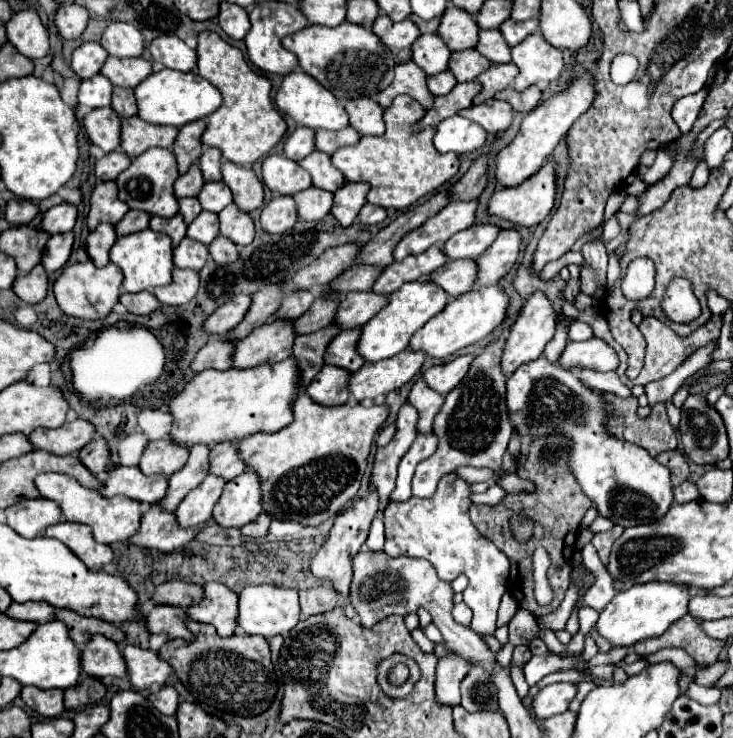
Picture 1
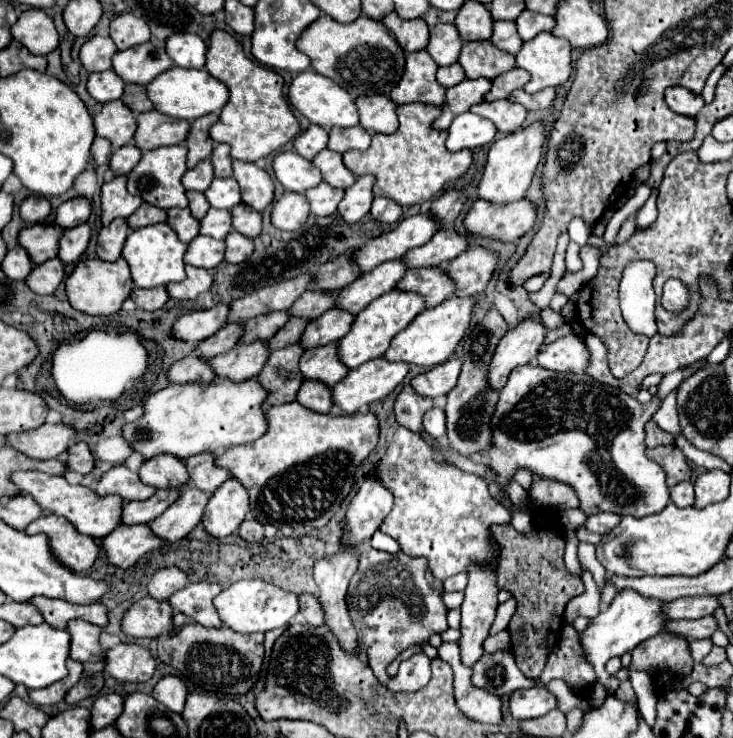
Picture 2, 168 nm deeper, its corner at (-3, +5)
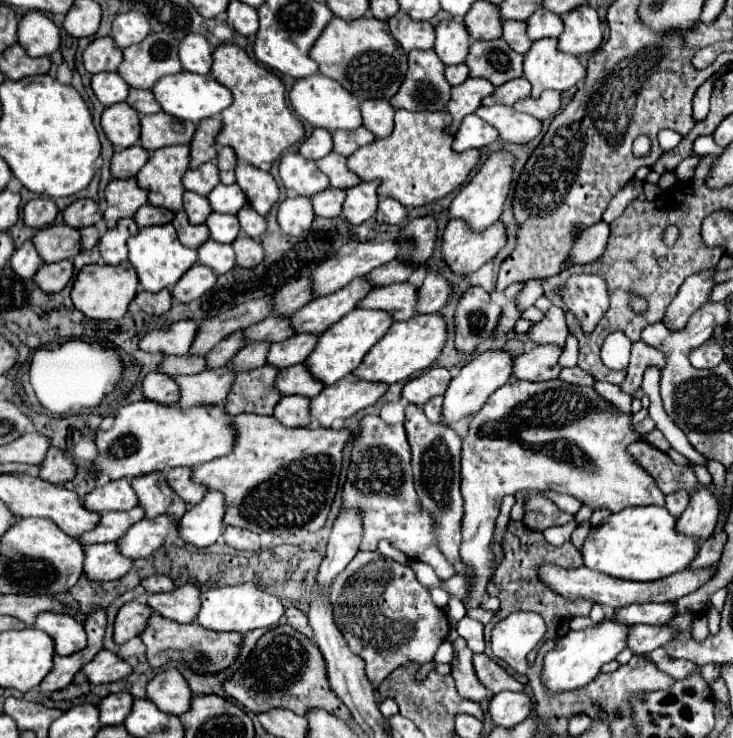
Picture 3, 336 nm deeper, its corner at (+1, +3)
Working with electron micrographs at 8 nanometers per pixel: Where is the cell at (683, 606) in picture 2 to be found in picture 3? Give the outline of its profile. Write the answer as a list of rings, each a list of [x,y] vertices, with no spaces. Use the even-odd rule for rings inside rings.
[[[648,603],[648,605],[632,605],[616,609],[616,619],[628,625],[646,623],[646,625],[666,625],[678,615],[674,603]]]

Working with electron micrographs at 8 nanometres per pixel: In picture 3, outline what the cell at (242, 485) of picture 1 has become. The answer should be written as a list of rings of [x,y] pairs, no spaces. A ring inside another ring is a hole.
[[[208,491],[204,499],[190,507],[180,519],[180,537],[194,547],[208,547],[224,533],[226,501],[220,491]]]

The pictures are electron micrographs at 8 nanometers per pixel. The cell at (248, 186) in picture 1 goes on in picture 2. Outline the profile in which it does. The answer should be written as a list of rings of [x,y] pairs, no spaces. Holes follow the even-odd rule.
[[[234,161],[234,179],[242,189],[244,205],[262,213],[272,203],[274,199],[272,177],[258,165],[246,161]]]

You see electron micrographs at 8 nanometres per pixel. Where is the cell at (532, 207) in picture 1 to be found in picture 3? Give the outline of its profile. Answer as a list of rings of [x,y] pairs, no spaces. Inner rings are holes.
[[[452,219],[444,231],[444,261],[458,275],[472,275],[484,263],[492,261],[498,255],[498,251],[506,245],[506,241],[508,241],[508,231],[502,221],[496,221],[484,231],[474,231],[464,219]]]

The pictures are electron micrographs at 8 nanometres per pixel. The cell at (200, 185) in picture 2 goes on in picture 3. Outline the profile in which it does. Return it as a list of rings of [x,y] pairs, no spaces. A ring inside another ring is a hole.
[[[204,163],[196,169],[186,171],[186,175],[182,177],[182,183],[188,191],[194,191],[198,195],[208,195],[208,191],[212,191],[212,187],[218,183],[218,169],[214,163]]]

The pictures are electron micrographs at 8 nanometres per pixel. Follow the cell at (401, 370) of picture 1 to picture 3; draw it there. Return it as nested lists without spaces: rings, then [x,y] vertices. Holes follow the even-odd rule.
[[[346,375],[340,383],[324,387],[324,391],[312,399],[312,419],[316,425],[330,427],[336,419],[346,419],[374,405],[388,391],[388,383],[364,381],[356,375]]]

